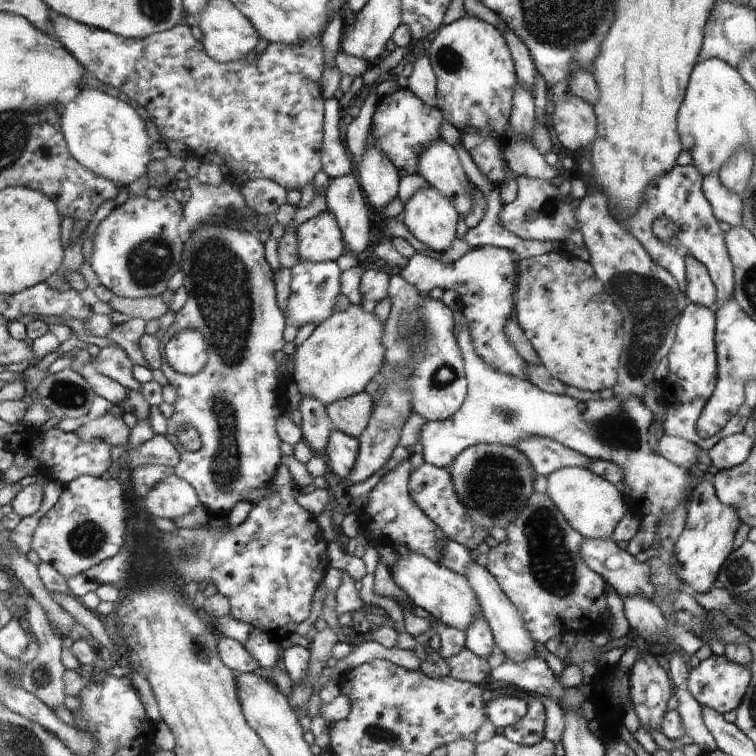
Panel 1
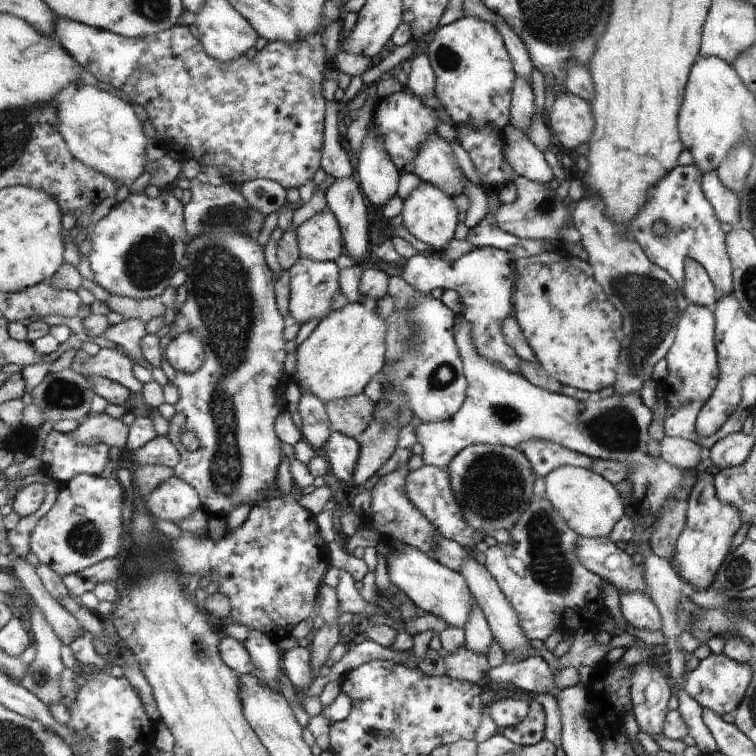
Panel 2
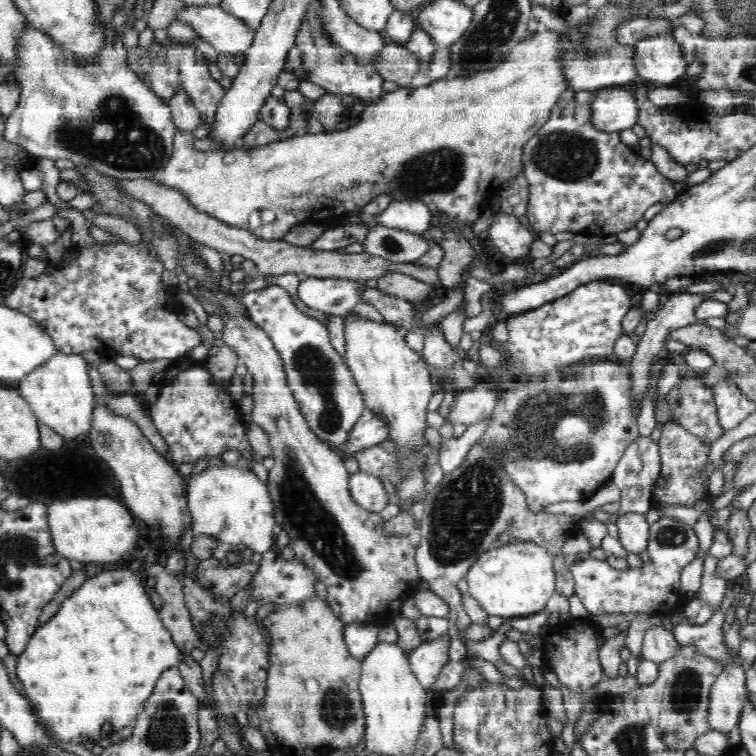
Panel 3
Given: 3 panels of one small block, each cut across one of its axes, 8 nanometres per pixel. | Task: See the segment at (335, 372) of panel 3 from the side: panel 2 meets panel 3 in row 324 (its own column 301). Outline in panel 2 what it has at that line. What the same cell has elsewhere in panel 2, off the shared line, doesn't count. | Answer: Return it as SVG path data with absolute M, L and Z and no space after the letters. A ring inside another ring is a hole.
M299 257L299 261L289 268L291 276L289 282L288 310L290 322L301 324L308 321L325 319L332 311L334 294L340 290L340 268L334 261L313 261L306 257Z

